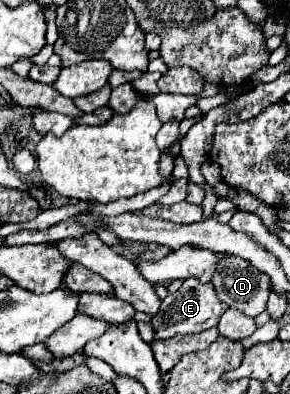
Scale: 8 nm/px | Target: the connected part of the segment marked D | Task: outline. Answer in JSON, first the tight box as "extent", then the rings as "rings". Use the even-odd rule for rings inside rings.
{"extent":[211,256,271,318],"rings":[[[225,256],[211,282],[221,302],[225,302],[229,308],[241,310],[249,318],[255,318],[267,308],[271,280],[243,258]]]}

